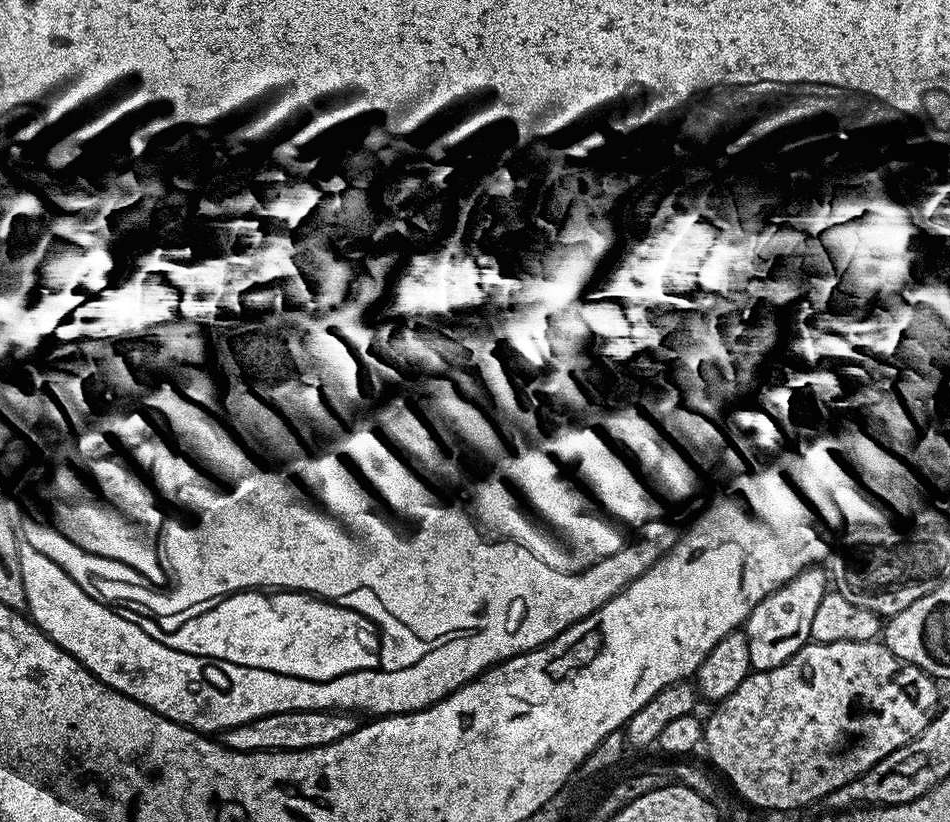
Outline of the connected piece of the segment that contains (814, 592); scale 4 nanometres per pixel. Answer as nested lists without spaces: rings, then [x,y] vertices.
[[[813,566],[800,572],[788,584],[783,584],[774,594],[762,598],[758,606],[748,615],[742,625],[746,642],[750,646],[750,662],[757,672],[782,666],[810,640],[810,625],[814,623],[814,614],[822,602],[824,593],[829,591],[830,576],[823,567]]]

